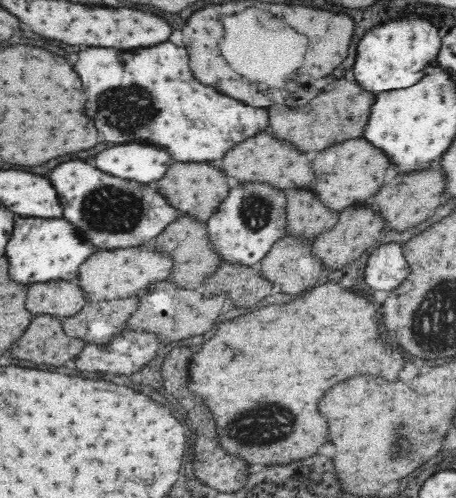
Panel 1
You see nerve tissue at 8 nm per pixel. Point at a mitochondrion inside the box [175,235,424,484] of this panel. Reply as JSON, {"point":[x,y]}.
{"point":[265,425]}

